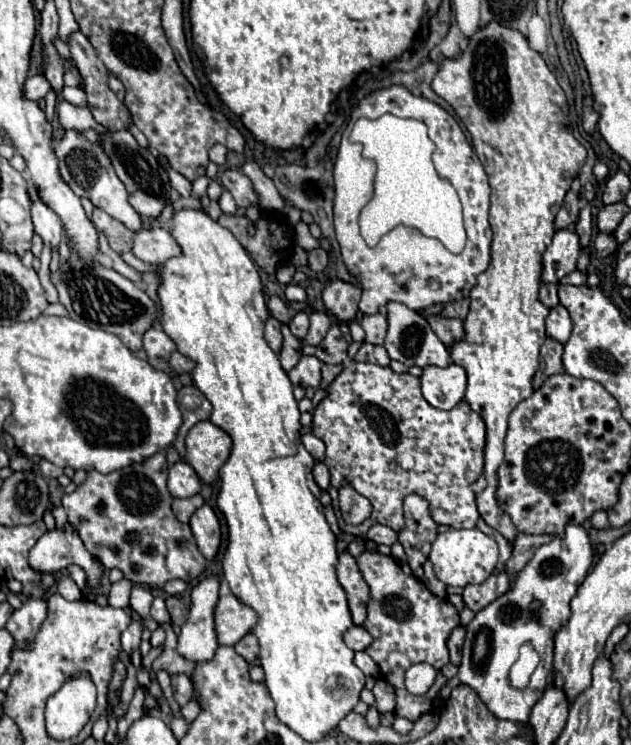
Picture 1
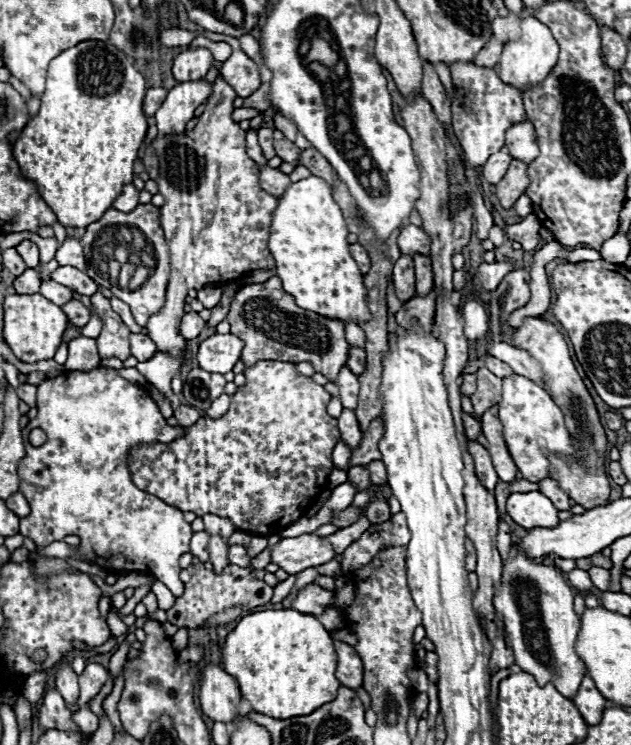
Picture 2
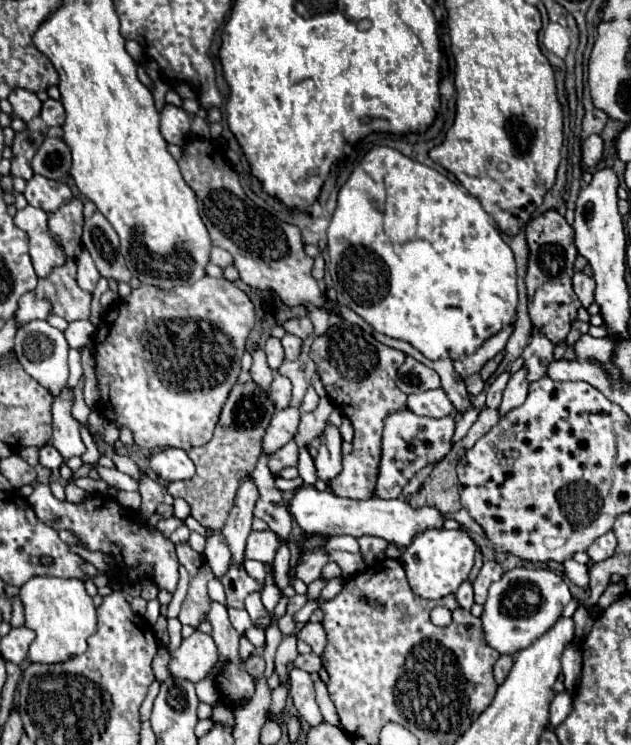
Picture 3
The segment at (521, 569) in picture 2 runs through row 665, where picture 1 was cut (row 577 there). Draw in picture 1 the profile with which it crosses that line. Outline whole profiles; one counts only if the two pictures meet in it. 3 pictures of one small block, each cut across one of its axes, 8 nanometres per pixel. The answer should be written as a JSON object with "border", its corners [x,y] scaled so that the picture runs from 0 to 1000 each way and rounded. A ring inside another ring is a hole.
{"border":[[[897,706],[894,719],[881,719],[872,730],[853,736],[834,757],[821,768],[815,787],[777,808],[770,816],[754,821],[754,827],[739,840],[739,859],[732,867],[732,889],[726,897],[726,910],[732,918],[742,918],[754,926],[761,940],[773,948],[773,953],[789,966],[811,966],[821,972],[834,972],[843,948],[853,942],[865,918],[875,913],[875,883],[878,883],[878,854],[903,830],[903,805],[913,797],[919,781],[932,770],[938,760],[938,733],[932,717],[922,706]],[[853,808],[853,816],[843,811]],[[767,851],[773,856],[773,878],[764,889],[748,886],[748,870],[754,856]],[[840,859],[856,878],[856,891],[843,905],[840,918],[830,926],[815,926],[805,921],[805,899],[821,886],[821,870],[827,862]]]}

